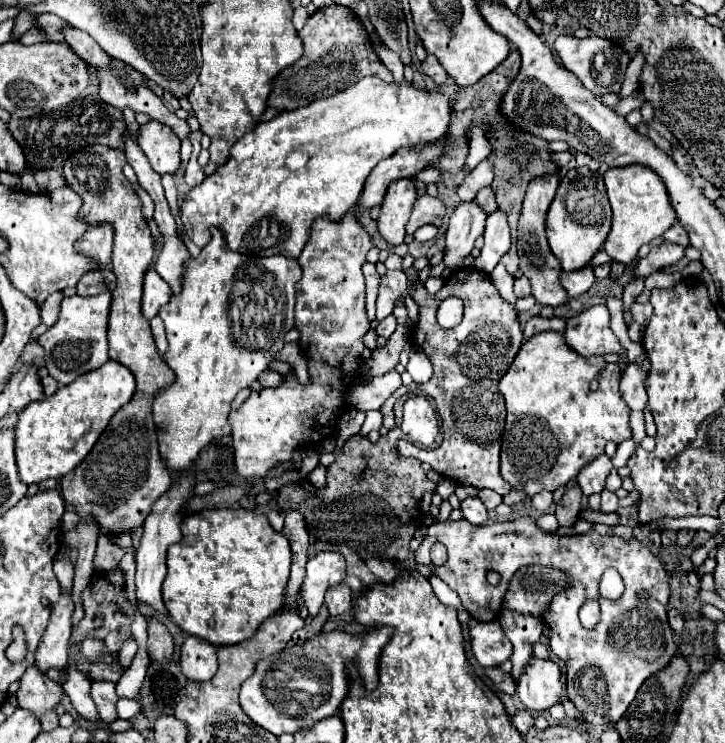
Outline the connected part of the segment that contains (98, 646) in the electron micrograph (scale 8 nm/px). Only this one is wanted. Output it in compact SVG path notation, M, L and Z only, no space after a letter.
M87 638L87 642L83 642L81 646L81 652L83 656L91 658L91 662L95 662L103 654L103 642L95 642L93 638Z

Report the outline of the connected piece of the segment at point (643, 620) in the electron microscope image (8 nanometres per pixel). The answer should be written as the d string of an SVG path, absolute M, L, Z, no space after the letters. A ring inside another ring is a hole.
M531 516L485 526L473 526L467 520L445 520L427 528L427 536L415 552L415 560L429 566L449 584L473 618L485 622L499 616L505 593L519 568L543 564L561 570L567 576L563 590L553 596L549 608L543 612L543 622L551 632L551 652L559 656L567 668L567 698L581 712L581 720L587 726L615 726L635 700L643 680L665 668L679 652L667 622L669 576L663 564L637 538L625 540L619 536L601 536L597 532L559 538L541 532ZM435 542L445 544L449 552L449 560L439 568L435 568L429 558L429 548ZM607 568L617 568L625 582L625 592L615 602L599 594L599 582ZM489 570L501 576L497 586L485 580ZM641 592L645 592L647 598L641 598ZM587 600L597 600L601 608L601 620L591 630L583 628L577 620L577 612Z

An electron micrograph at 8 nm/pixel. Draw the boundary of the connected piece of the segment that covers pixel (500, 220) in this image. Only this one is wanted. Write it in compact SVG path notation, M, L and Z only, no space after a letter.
M501 210L487 216L487 226L485 226L483 238L485 238L485 246L483 246L481 254L479 254L479 258L475 258L473 266L477 270L483 270L485 274L491 274L491 270L497 266L499 258L511 246L507 218L505 218L505 214Z

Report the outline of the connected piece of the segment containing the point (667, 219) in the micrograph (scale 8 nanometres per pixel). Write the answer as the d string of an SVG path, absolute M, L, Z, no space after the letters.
M629 164L619 168L609 168L603 174L605 188L609 194L609 202L613 208L613 226L609 232L609 238L603 244L603 250L617 262L629 266L635 262L637 252L643 244L649 244L653 238L663 236L673 222L675 222L675 210L669 206L669 194L663 186L659 174L655 174L647 166Z

